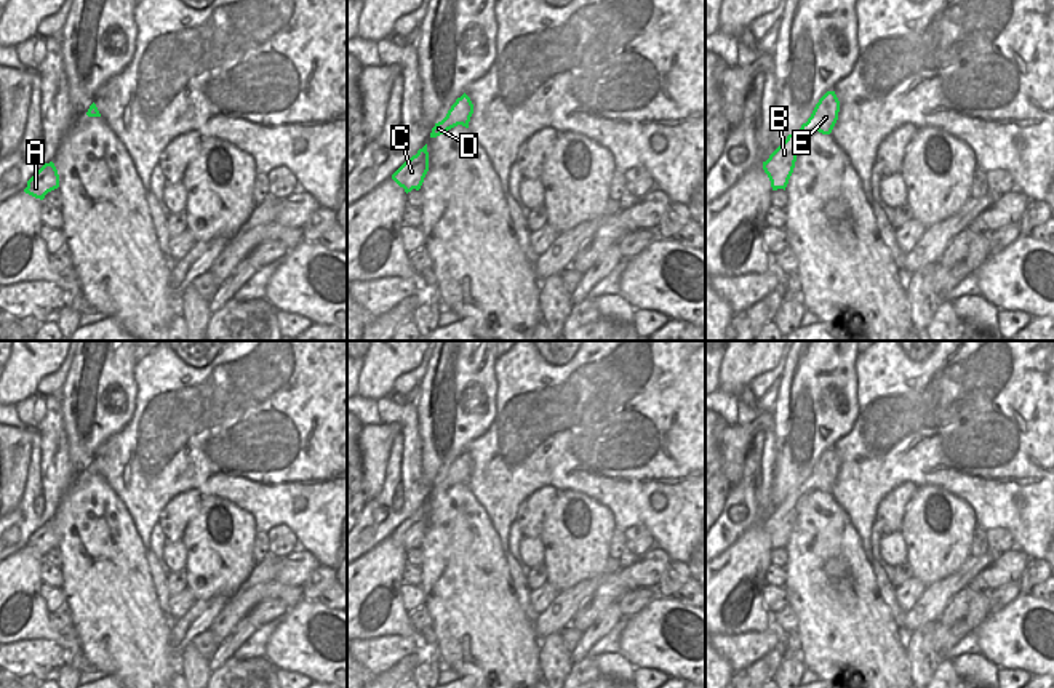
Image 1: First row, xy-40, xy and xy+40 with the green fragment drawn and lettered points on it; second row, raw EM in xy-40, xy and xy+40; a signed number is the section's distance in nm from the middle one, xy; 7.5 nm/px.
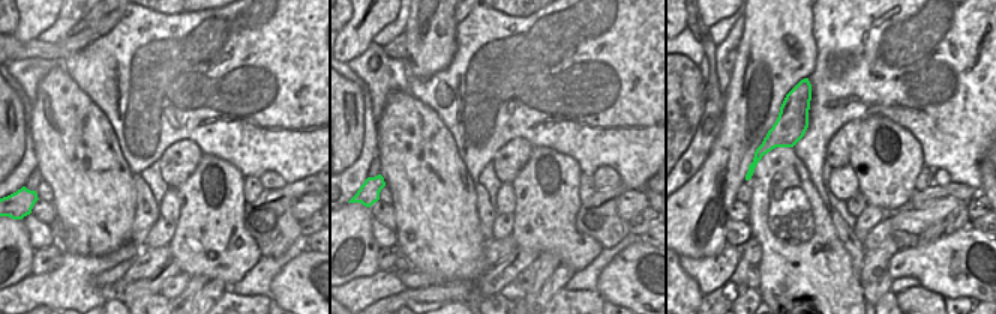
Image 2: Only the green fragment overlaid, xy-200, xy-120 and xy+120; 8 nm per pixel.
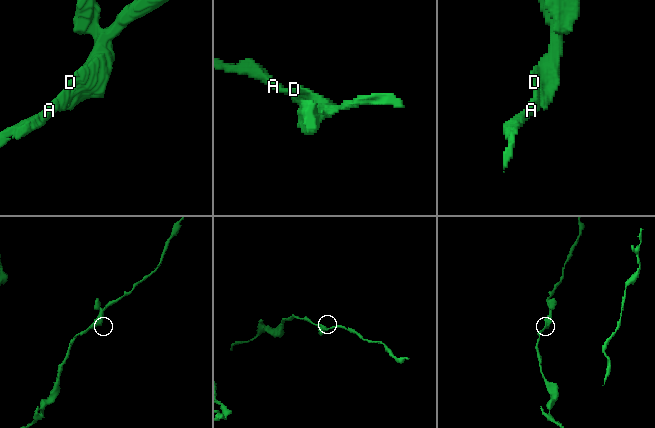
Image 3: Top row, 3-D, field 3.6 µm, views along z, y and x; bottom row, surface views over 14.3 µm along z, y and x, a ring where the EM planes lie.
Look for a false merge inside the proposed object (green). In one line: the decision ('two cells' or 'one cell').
one cell

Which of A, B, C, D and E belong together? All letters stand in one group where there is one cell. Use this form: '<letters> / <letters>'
A B C D E

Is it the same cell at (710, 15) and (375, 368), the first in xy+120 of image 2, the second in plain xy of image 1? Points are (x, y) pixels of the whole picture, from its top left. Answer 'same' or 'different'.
same

